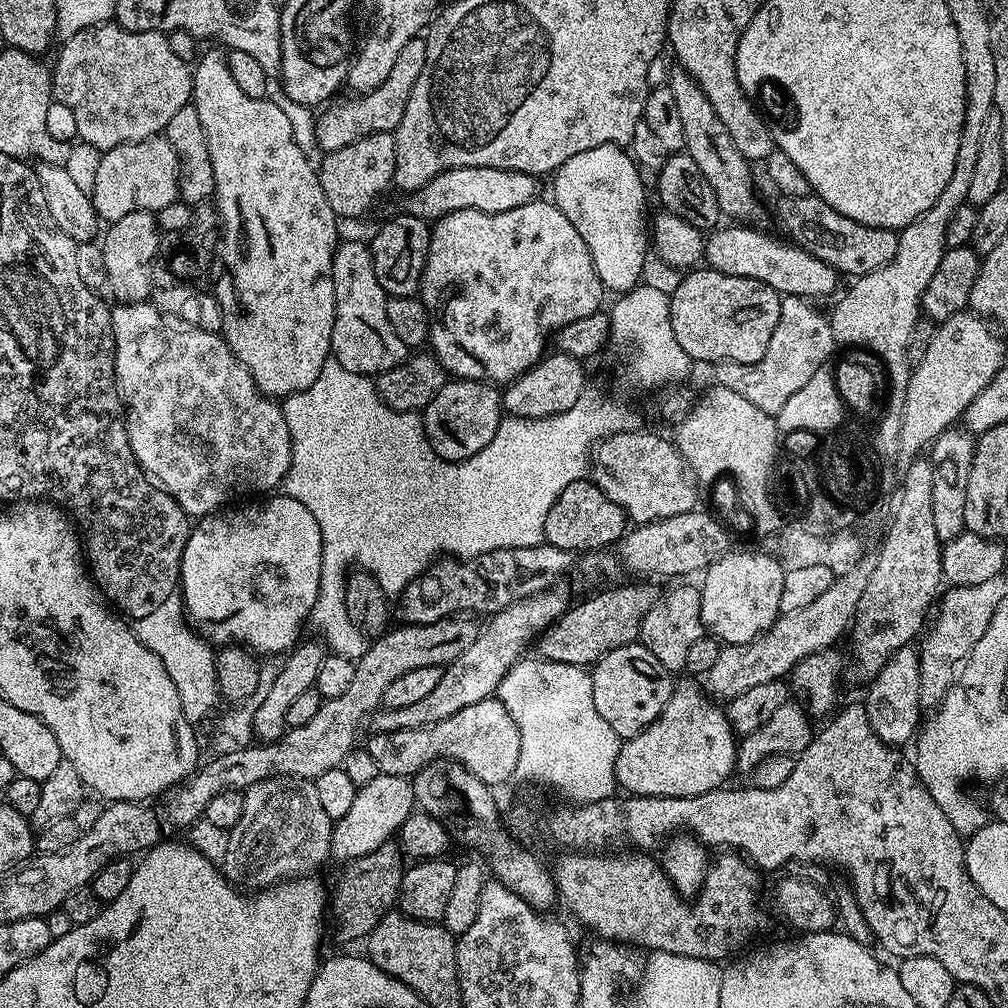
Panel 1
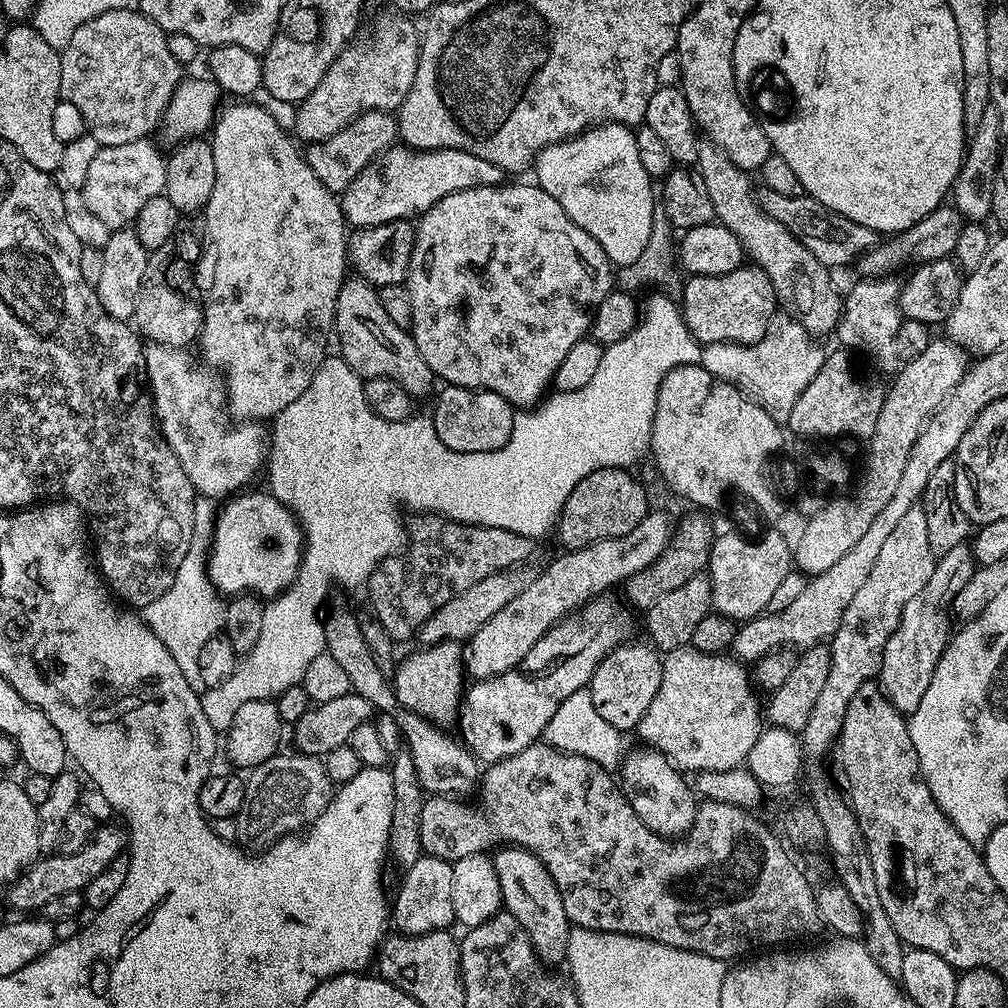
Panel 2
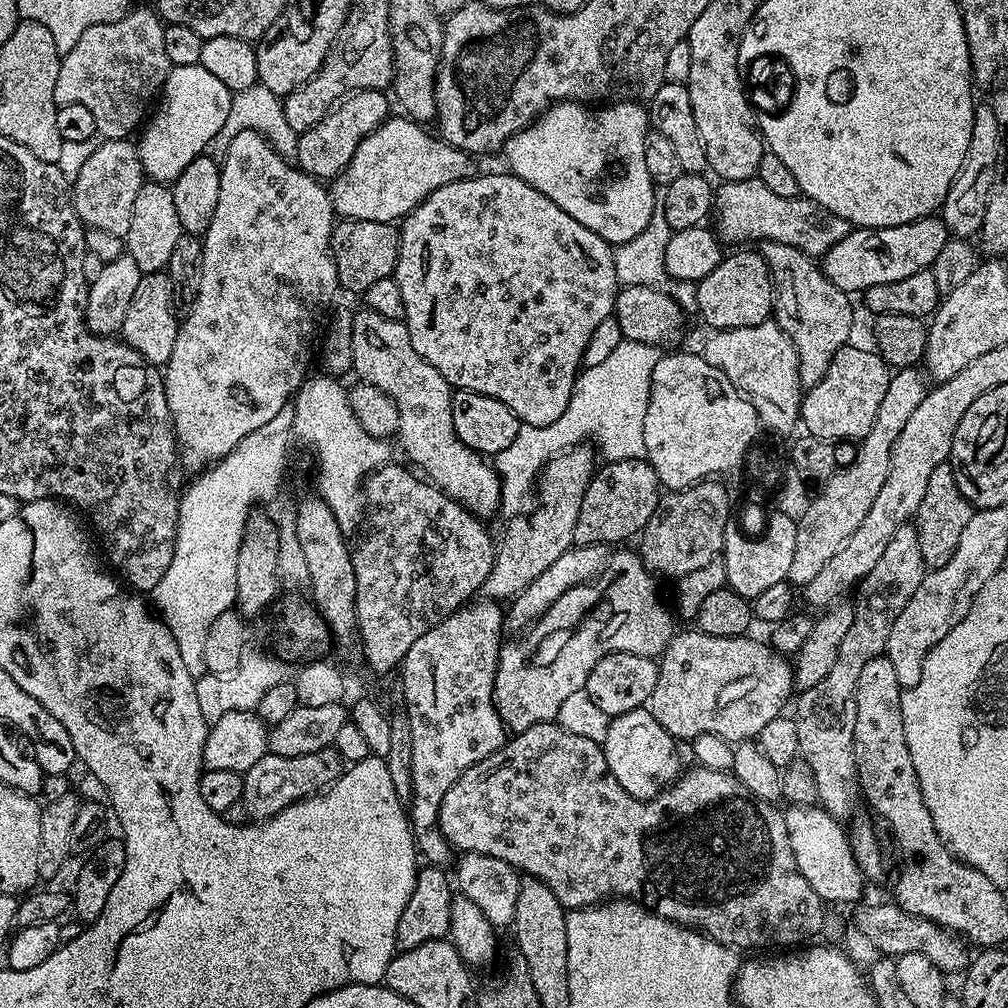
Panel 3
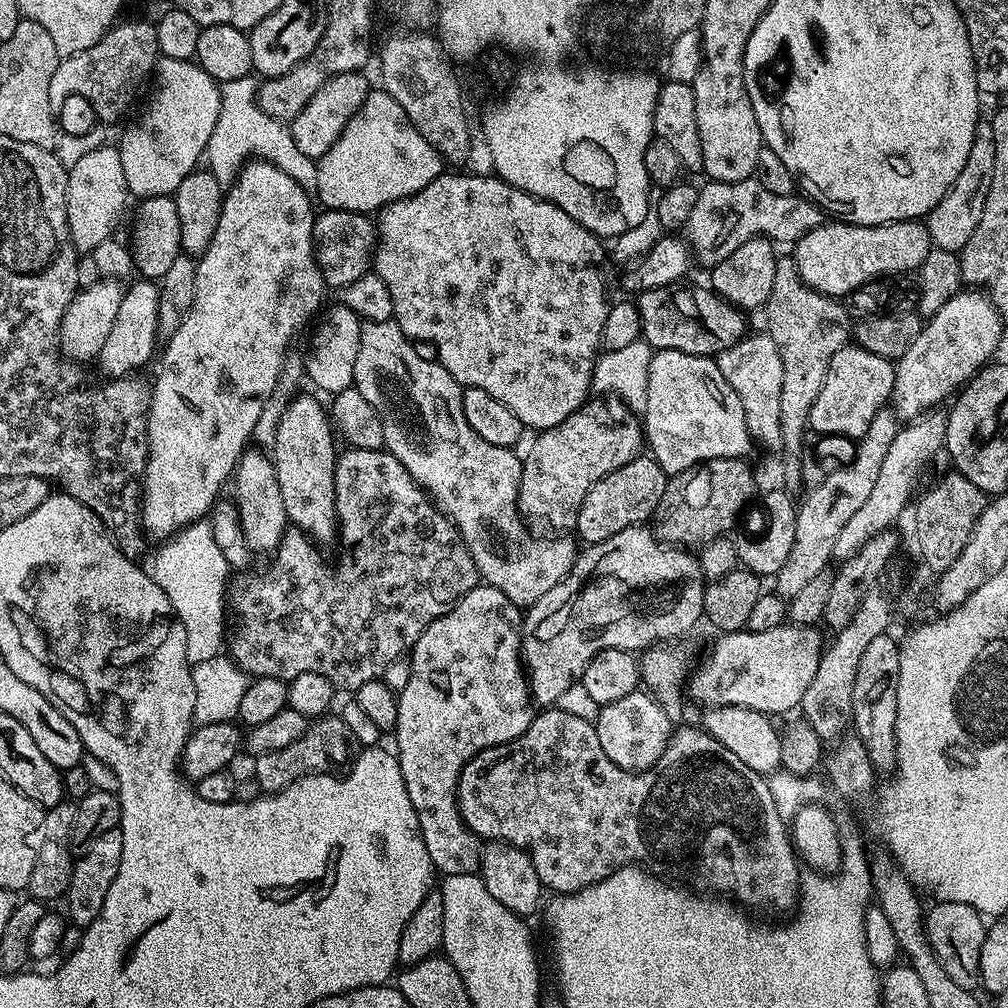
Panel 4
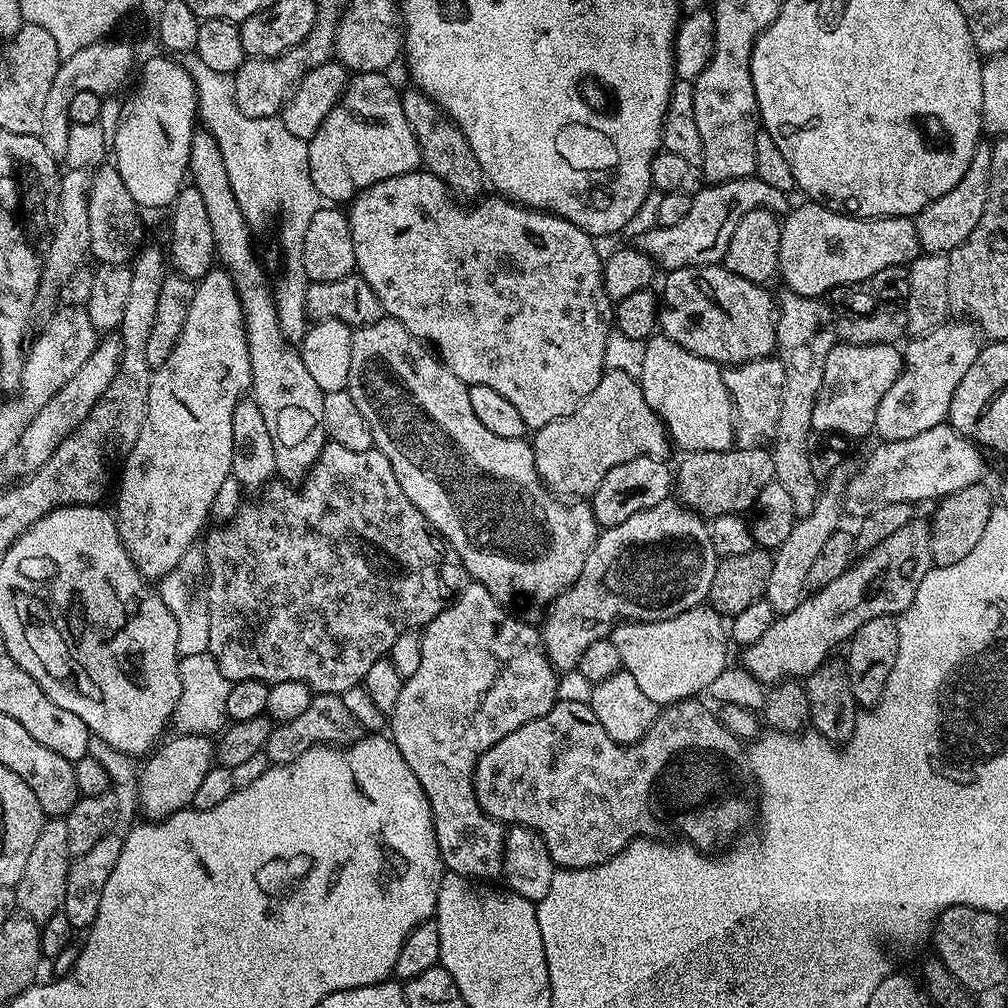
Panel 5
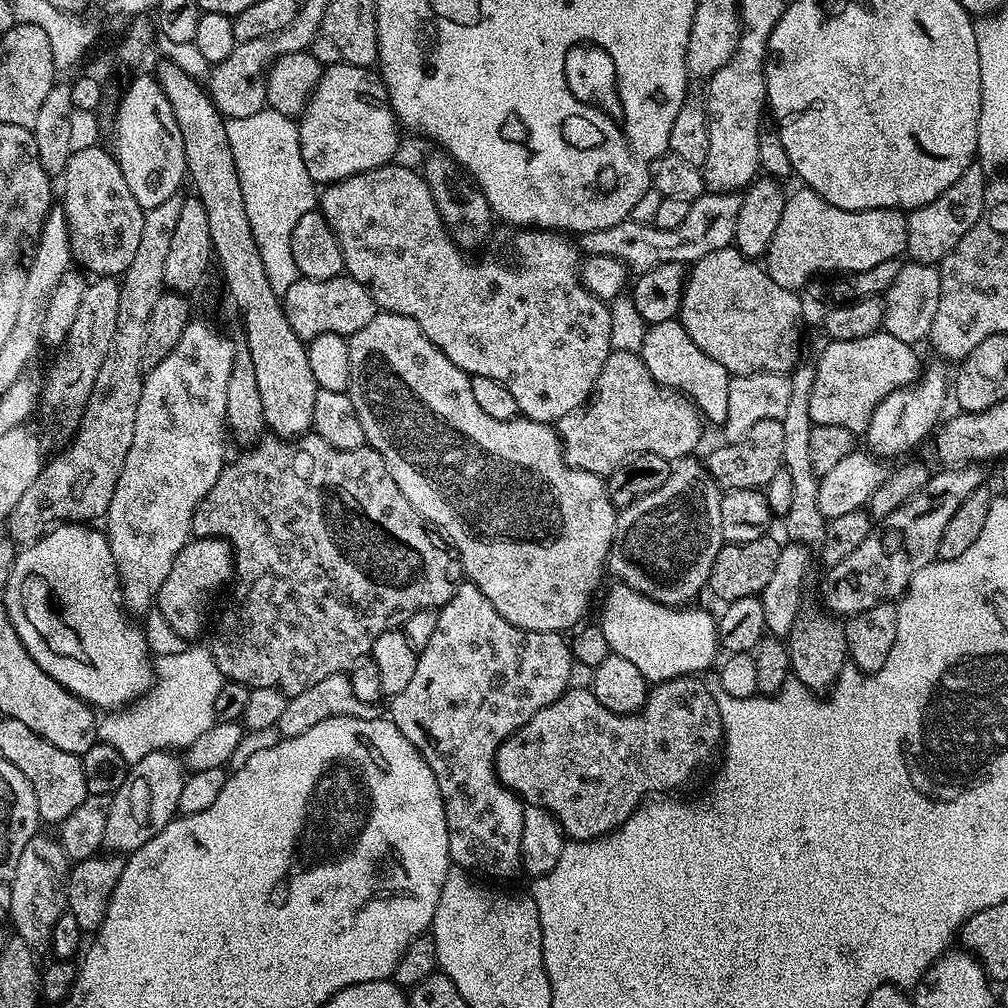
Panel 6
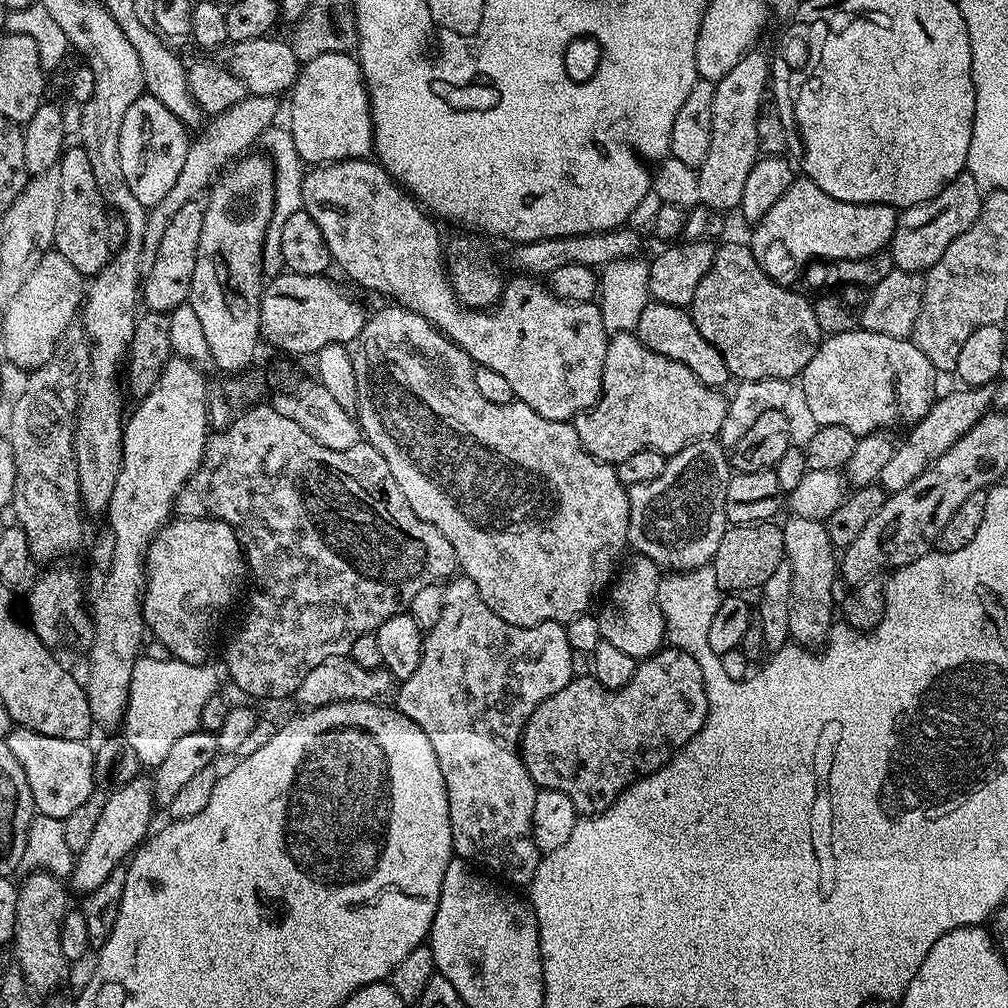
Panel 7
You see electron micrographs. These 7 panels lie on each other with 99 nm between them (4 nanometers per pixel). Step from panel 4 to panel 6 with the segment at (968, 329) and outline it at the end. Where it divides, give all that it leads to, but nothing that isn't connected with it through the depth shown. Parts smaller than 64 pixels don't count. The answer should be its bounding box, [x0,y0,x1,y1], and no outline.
[866,362,950,458]

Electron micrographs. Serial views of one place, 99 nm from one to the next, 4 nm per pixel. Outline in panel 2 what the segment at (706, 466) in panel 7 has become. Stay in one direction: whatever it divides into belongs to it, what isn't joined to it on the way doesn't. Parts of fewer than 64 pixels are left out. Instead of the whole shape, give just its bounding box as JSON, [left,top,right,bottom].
[458,594,633,765]

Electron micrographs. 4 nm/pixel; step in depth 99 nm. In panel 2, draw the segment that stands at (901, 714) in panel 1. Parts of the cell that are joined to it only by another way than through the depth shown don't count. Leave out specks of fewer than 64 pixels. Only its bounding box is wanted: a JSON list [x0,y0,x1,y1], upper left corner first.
[878,543,973,714]

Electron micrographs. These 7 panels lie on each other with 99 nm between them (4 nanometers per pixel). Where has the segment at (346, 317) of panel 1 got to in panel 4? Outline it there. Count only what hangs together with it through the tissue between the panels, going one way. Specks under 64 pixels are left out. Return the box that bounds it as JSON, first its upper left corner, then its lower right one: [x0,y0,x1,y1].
[352,319,578,608]

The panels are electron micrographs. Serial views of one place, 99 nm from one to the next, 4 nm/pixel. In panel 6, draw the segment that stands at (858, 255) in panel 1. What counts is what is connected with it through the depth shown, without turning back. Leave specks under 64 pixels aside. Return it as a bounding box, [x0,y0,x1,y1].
[578,191,739,274]

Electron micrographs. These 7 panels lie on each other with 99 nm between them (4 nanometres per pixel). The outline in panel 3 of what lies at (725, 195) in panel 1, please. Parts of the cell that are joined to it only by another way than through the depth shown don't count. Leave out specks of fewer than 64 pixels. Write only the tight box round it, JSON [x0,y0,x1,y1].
[758,240,852,390]

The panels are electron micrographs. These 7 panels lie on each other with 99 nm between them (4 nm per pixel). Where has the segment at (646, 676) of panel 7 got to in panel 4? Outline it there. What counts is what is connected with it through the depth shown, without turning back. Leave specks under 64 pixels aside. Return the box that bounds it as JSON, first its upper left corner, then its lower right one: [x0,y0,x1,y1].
[455,710,802,913]

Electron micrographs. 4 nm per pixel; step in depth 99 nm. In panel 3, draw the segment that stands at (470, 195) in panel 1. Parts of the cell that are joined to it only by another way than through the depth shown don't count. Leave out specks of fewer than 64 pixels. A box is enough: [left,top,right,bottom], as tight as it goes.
[330,114,473,224]

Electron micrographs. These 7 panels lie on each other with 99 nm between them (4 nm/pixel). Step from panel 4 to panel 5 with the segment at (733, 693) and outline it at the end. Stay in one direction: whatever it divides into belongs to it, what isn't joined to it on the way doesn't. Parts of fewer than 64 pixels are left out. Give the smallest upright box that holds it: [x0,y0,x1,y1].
[742,518,934,686]

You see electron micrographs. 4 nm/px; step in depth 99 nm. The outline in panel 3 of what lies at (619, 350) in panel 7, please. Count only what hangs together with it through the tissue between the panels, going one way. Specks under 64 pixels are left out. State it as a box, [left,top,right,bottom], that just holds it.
[482,446,594,602]

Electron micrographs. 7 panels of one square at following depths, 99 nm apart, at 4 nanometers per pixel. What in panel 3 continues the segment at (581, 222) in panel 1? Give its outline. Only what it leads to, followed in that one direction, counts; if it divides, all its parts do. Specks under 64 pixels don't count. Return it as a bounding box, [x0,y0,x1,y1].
[502,100,658,246]

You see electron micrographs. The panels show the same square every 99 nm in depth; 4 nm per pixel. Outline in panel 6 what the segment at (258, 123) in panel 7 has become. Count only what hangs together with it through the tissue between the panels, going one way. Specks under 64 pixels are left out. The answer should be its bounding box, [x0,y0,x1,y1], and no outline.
[6,194,185,546]

